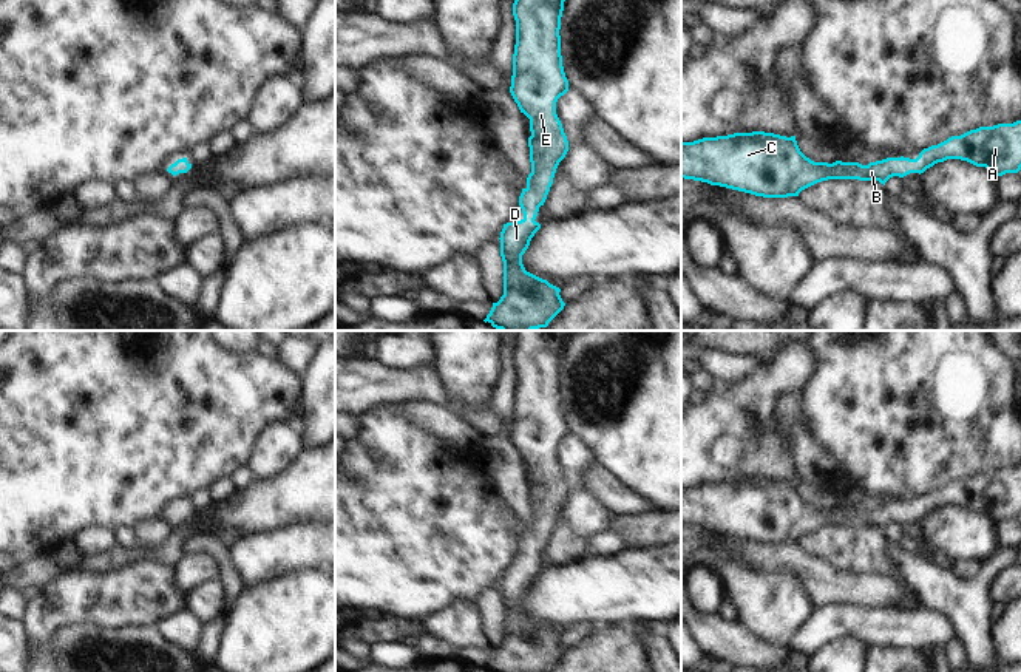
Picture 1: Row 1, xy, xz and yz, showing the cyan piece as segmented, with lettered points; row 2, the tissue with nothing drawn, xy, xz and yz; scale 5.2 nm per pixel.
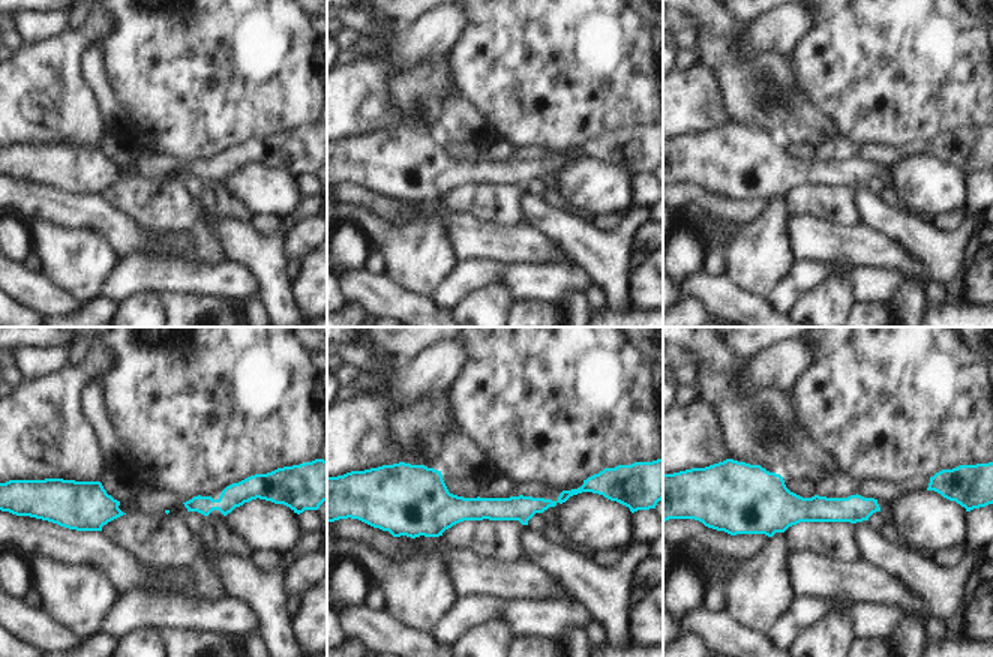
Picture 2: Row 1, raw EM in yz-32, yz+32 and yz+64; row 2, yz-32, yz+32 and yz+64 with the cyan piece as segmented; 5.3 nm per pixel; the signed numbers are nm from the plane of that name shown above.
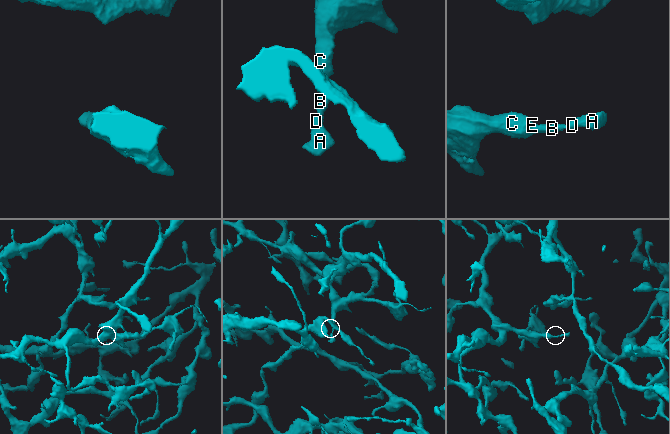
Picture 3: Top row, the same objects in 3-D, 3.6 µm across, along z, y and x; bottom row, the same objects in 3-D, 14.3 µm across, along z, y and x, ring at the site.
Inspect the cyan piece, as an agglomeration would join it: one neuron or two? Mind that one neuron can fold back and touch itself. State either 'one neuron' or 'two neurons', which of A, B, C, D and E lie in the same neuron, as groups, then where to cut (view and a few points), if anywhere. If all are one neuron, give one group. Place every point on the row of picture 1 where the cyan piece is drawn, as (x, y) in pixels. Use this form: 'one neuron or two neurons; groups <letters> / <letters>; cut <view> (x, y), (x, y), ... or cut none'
one neuron; groups A B C D E; cut none

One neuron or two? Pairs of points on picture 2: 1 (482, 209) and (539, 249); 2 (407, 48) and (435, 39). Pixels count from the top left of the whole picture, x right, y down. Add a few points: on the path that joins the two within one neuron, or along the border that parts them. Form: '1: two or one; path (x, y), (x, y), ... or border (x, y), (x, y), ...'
1: two; border (473, 218), (504, 227), (527, 224)
2: one; path (414, 42), (428, 39)

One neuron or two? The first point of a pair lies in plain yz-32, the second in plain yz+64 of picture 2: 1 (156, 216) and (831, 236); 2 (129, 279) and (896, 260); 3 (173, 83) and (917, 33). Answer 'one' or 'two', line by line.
1: two
2: two
3: one

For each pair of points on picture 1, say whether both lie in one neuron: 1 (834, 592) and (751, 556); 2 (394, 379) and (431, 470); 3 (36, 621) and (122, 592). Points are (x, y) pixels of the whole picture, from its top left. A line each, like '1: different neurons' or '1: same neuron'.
1: same neuron
2: different neurons
3: same neuron

